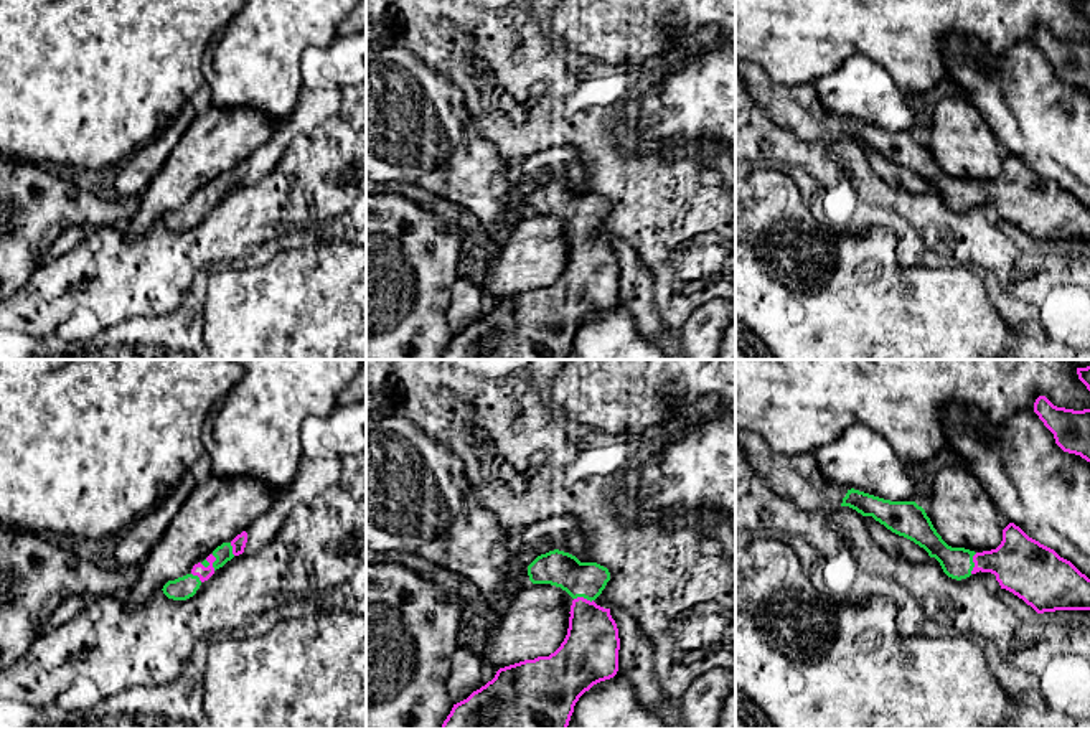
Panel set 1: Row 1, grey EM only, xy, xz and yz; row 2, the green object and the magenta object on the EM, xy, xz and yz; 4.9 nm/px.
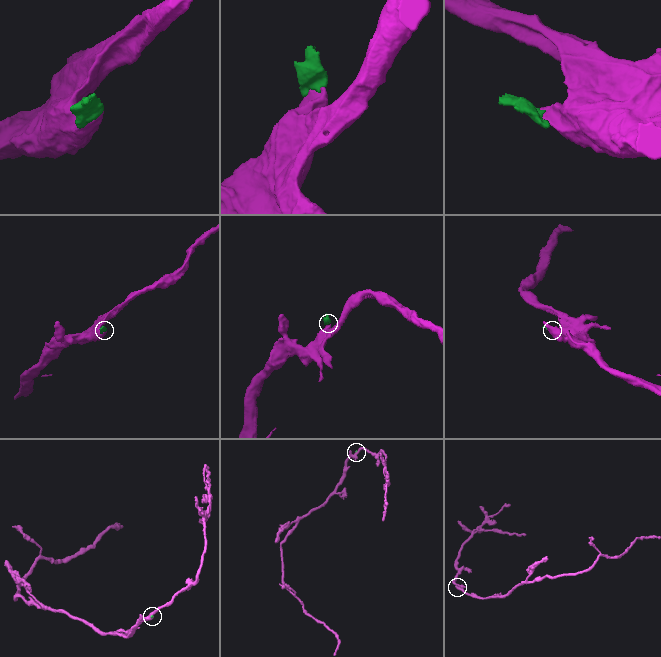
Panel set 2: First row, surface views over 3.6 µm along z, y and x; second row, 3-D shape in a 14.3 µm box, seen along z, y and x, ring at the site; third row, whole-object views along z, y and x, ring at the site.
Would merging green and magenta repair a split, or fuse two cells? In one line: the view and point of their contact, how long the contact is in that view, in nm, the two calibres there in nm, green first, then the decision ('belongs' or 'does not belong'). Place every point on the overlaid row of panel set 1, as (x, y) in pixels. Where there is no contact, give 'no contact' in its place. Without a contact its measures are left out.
meets green in xy at (208, 564); contact 90 nm long; 90 nm thick on the green side, 70 nm on the other; belongs

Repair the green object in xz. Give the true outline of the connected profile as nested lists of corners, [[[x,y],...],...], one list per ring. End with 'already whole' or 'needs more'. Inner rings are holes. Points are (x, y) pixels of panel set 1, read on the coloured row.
[[[554,549],[538,556],[528,566],[528,576],[533,584],[561,587],[574,599],[564,642],[549,656],[500,668],[491,681],[453,704],[440,729],[567,729],[579,698],[594,684],[617,675],[618,628],[610,609],[594,602],[610,581],[608,569]]]; needs more

